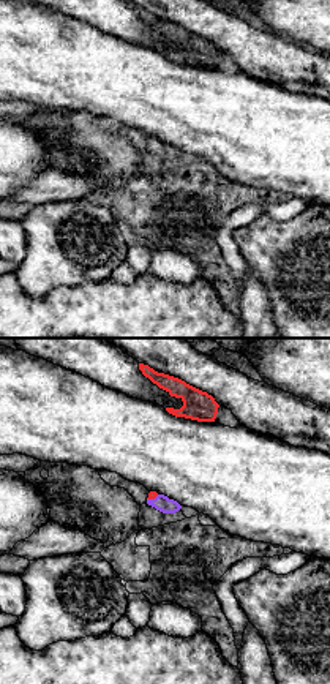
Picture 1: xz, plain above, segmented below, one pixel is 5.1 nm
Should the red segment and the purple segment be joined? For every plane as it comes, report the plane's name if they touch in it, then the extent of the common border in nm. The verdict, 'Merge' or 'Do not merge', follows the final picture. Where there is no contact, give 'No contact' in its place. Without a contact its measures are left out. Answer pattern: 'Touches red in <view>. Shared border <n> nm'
Touches red in xz. Shared border 70 nm

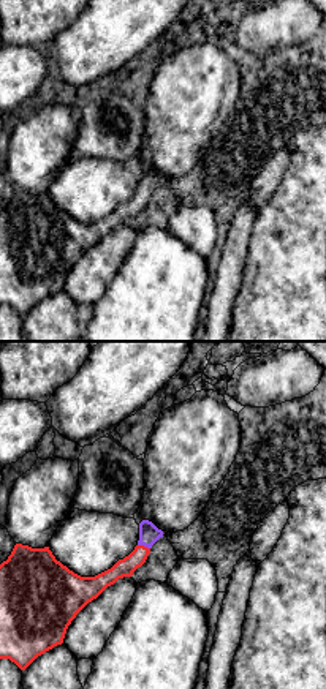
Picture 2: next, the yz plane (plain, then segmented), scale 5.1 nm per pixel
Touches red in yz. Shared border 70 nm

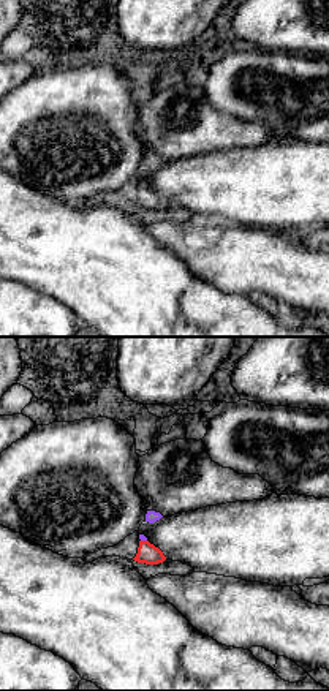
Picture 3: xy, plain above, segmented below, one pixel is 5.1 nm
Touches red in xy. Shared border 30 nm

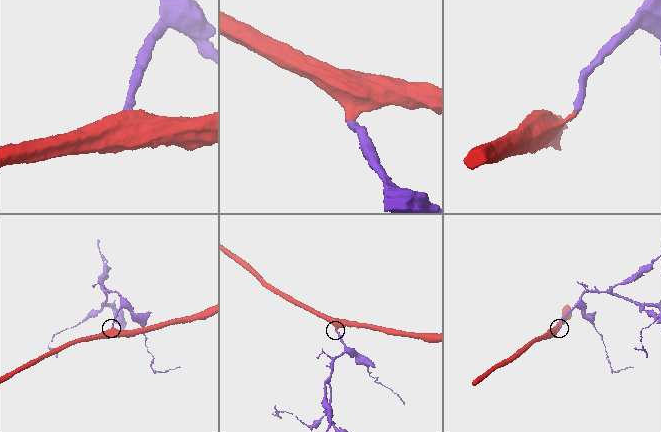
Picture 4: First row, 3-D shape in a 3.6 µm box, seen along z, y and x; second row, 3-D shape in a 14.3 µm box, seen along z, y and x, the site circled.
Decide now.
Merge

